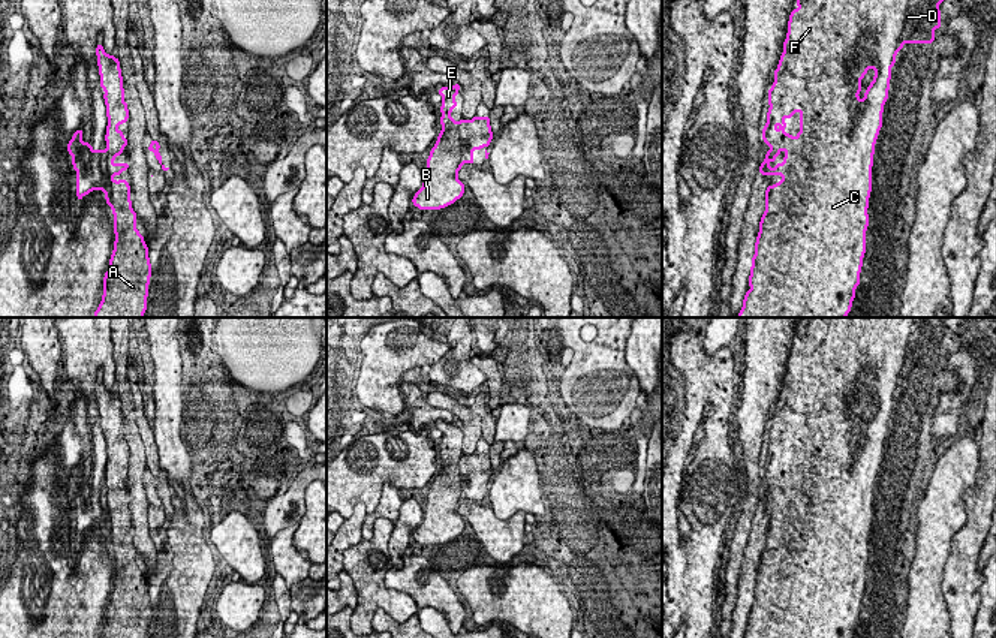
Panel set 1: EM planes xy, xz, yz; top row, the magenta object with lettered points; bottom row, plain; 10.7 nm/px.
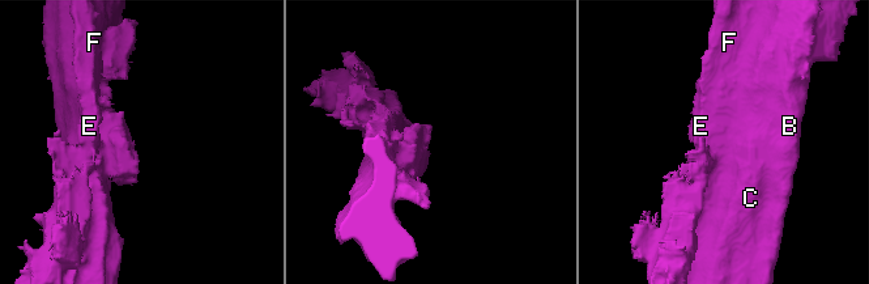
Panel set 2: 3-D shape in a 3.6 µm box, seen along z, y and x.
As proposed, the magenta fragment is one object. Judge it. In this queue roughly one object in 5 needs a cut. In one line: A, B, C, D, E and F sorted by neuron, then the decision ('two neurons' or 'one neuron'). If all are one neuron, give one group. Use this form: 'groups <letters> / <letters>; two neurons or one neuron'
groups A B C D E F; one neuron

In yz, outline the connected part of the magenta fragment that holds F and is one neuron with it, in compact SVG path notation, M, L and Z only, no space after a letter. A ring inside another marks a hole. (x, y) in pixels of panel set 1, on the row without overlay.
M806 318L806 322L797 323L797 344L789 349L788 368L783 377L777 404L774 406L774 418L768 425L767 458L761 467L762 476L771 484L765 488L764 497L759 500L761 511L780 511L782 515L765 524L765 547L759 557L759 568L755 578L755 590L752 593L749 622L743 638L852 638L855 625L860 620L860 608L866 589L866 566L869 562L869 533L872 527L872 502L875 479L882 463L884 440L888 434L891 403L896 400L896 389L902 386L905 379L933 379L935 365L941 364L939 338L954 331L953 318ZM869 404L873 404L873 416L864 428L864 434L858 433L861 427L860 416ZM800 446L800 467L794 473L785 467L788 458L785 454Z

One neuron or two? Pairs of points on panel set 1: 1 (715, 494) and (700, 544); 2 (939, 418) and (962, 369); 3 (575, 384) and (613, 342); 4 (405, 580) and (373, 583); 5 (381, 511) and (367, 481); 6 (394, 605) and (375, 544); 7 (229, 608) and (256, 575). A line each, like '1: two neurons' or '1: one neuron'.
1: one neuron
2: one neuron
3: one neuron
4: two neurons
5: two neurons
6: one neuron
7: two neurons

